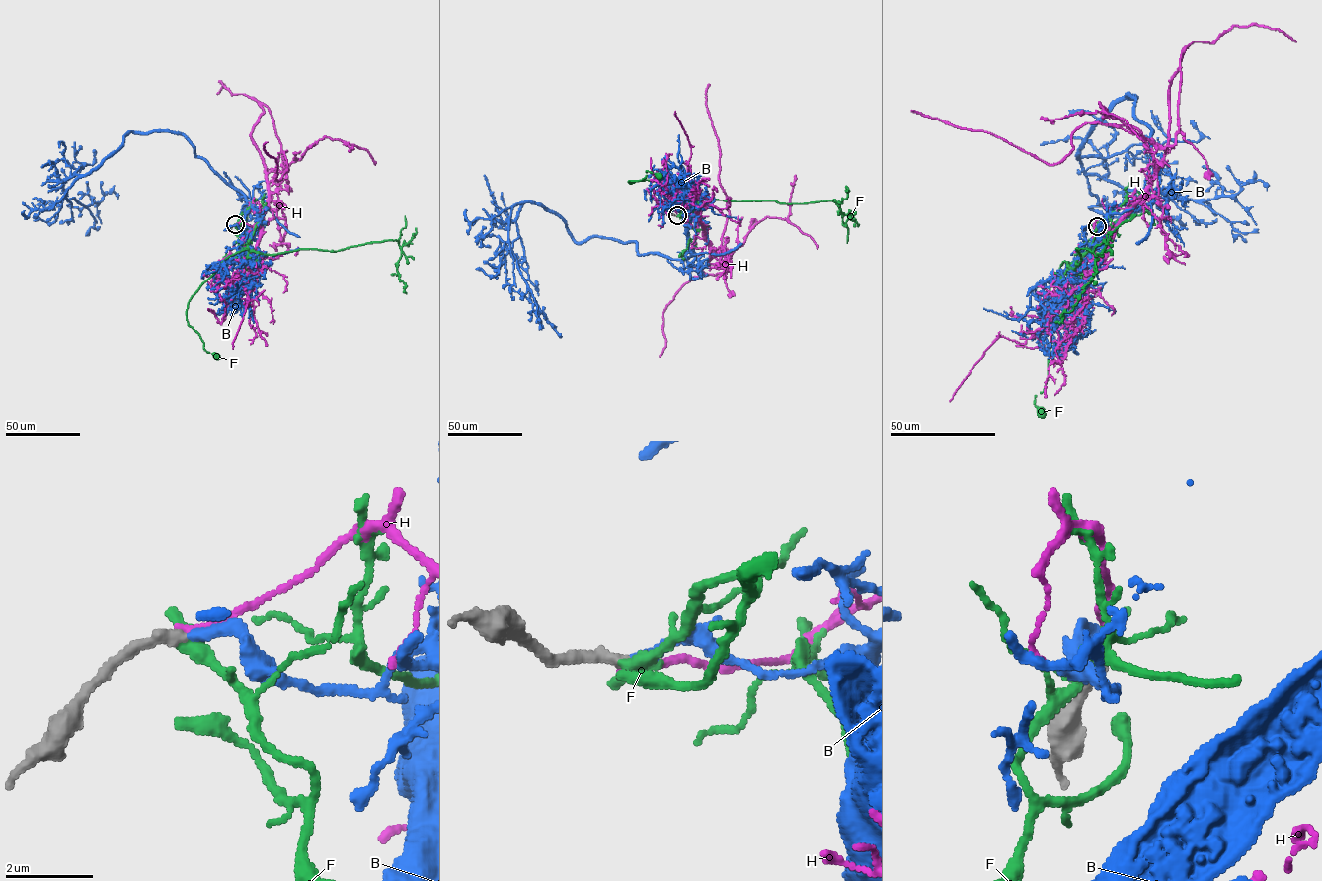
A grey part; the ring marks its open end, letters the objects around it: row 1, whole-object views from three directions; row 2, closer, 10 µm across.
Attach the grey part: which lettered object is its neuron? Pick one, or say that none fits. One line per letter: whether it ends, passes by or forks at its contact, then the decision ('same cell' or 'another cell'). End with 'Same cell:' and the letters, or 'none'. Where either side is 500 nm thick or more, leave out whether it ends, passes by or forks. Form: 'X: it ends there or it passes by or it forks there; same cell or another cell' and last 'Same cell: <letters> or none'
B: it ends there; same cell
F: it ends there; another cell
H: it ends there; another cell
Same cell: B

